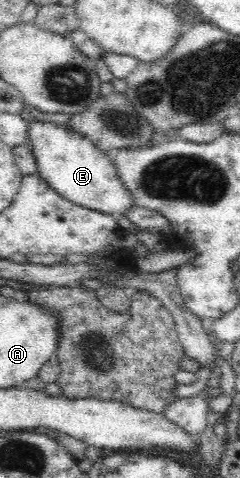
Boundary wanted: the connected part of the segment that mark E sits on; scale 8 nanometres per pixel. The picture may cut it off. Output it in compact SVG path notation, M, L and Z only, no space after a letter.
M32 122L28 125L29 146L37 160L39 175L69 202L88 210L96 210L113 218L126 216L136 204L119 177L116 165L106 152L66 125Z

